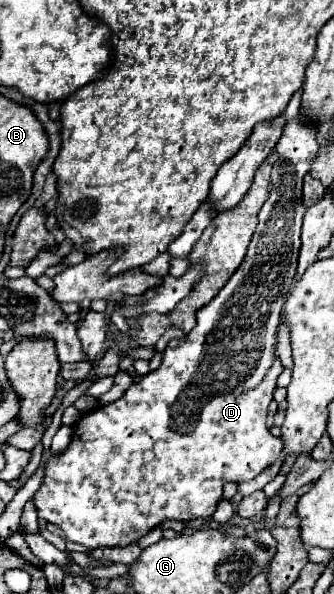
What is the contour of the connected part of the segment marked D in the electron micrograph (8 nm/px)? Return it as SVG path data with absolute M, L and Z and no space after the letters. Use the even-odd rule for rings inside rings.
M295 117L293 121L289 121L283 129L283 135L275 147L277 151L277 161L273 165L271 171L271 191L269 191L269 199L265 201L265 205L259 211L259 225L253 233L253 239L249 243L247 255L243 259L243 263L239 265L239 269L233 273L233 277L227 281L227 285L215 295L215 299L211 303L207 303L203 309L197 311L197 325L193 331L189 331L185 335L185 339L171 339L167 343L167 349L163 351L163 363L159 365L159 369L147 373L145 377L141 377L141 381L131 383L131 387L125 391L125 395L109 405L99 405L89 413L83 413L81 419L73 425L73 439L67 445L67 449L63 453L53 453L45 463L45 475L43 475L43 483L37 489L37 493L33 495L33 503L37 507L37 515L39 519L57 525L65 537L73 543L85 545L85 547L125 547L133 541L139 541L145 533L149 533L151 529L155 529L157 525L161 525L167 519L177 519L177 521L191 521L197 517L209 517L213 515L221 493L223 493L223 485L229 481L241 483L247 479L257 477L261 471L265 471L281 453L283 445L279 437L273 437L265 425L267 421L267 407L273 401L273 391L275 391L275 381L279 377L279 373L283 371L283 365L279 363L279 359L275 357L275 329L279 325L279 317L281 317L281 307L287 299L287 295L291 293L291 287L295 283L295 267L297 267L297 255L299 255L299 235L301 235L301 219L305 213L305 205L303 205L303 177L309 173L309 167L317 155L317 141L315 141L315 129L303 125L303 121L299 121L299 117ZM265 361L273 361L273 365L267 369Z

